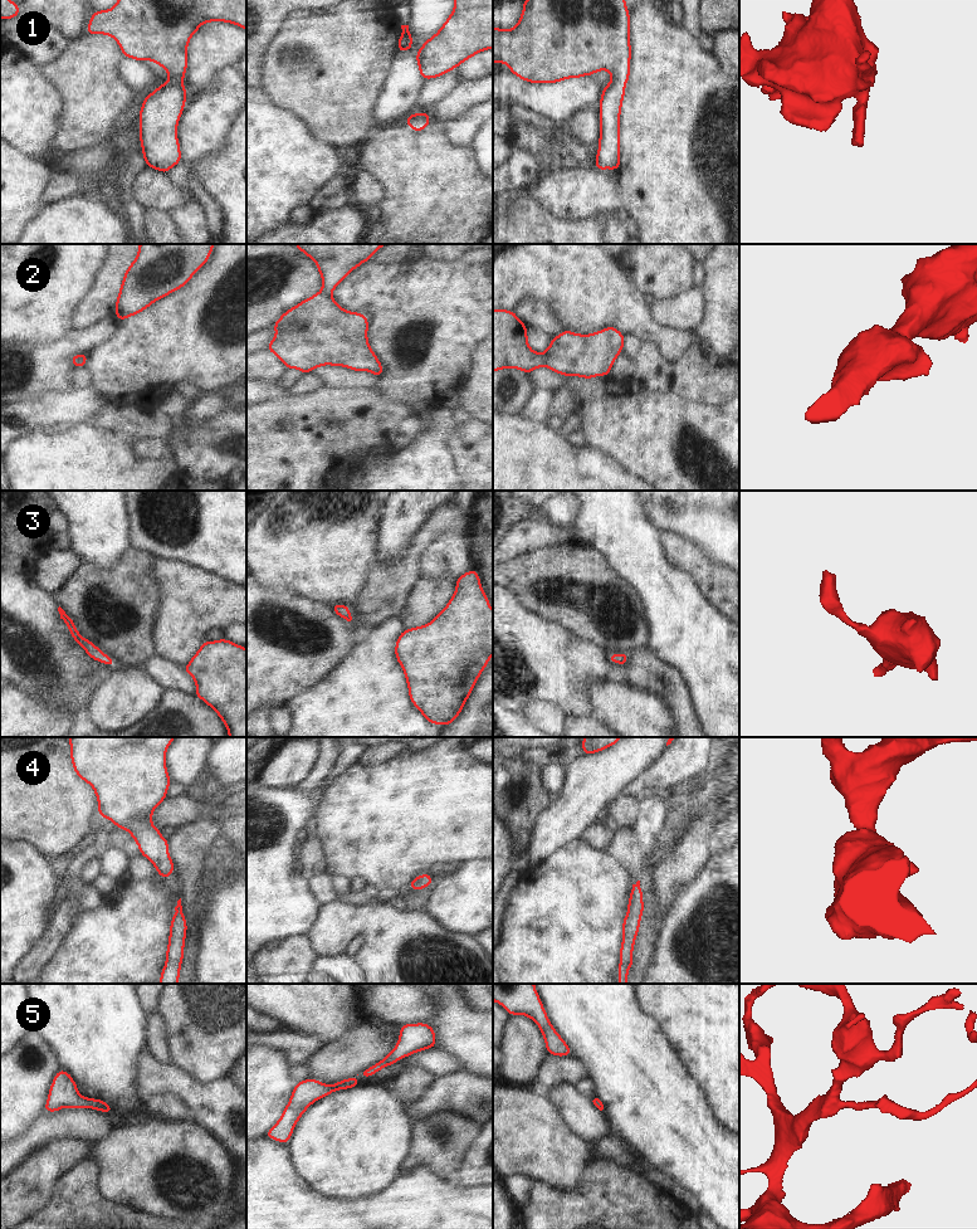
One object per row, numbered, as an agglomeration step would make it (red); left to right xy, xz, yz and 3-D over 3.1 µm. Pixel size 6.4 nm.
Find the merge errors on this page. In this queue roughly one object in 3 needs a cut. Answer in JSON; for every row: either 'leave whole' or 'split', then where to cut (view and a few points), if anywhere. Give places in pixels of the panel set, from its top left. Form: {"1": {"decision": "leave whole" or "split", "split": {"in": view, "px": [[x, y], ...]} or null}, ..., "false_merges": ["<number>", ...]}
{"1": {"decision": "leave whole", "split": null}, "2": {"decision": "leave whole", "split": null}, "3": {"decision": "leave whole", "split": null}, "4": {"decision": "leave whole", "split": null}, "5": {"decision": "leave whole", "split": null}, "false_merges": []}

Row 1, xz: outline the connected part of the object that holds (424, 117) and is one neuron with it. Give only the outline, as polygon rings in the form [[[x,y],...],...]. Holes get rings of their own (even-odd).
[[[429,112],[409,114],[405,122],[411,130],[421,132],[430,125]]]

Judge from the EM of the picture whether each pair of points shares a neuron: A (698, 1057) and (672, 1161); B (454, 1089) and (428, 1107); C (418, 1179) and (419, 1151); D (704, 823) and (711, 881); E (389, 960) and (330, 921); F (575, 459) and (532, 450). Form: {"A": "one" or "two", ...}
{"A": "two", "B": "one", "C": "two", "D": "two", "E": "one", "F": "one"}

